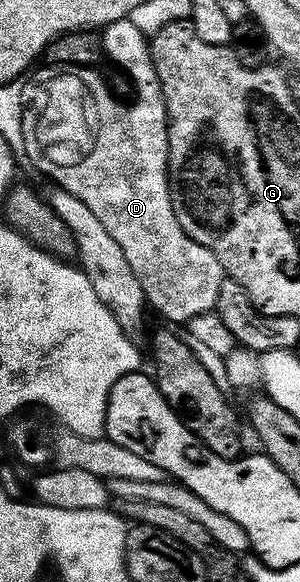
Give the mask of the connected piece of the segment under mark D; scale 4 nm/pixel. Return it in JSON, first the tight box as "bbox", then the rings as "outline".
{"bbox":[22,17,226,324],"outline":[[[129,17],[119,18],[108,26],[103,27],[102,50],[107,58],[109,56],[116,65],[123,69],[121,70],[123,77],[127,78],[130,83],[130,99],[132,98],[132,103],[127,106],[124,100],[121,100],[113,93],[109,83],[107,86],[100,79],[99,69],[91,66],[44,64],[44,67],[32,79],[27,80],[24,87],[24,123],[22,124],[22,132],[24,133],[26,152],[29,153],[32,165],[37,171],[40,169],[46,177],[53,178],[56,181],[53,183],[59,189],[70,192],[70,196],[78,196],[78,200],[82,200],[82,204],[86,204],[86,208],[90,208],[90,212],[94,212],[94,216],[98,216],[98,221],[106,227],[106,232],[110,232],[111,238],[118,243],[118,248],[122,248],[122,253],[126,255],[126,261],[130,263],[130,268],[134,268],[134,276],[138,276],[138,284],[142,284],[147,305],[151,309],[153,306],[162,317],[169,318],[172,322],[187,324],[192,318],[200,314],[215,311],[216,301],[218,300],[218,288],[222,288],[222,284],[226,281],[226,275],[222,264],[218,264],[214,252],[210,252],[205,246],[195,242],[182,228],[182,224],[178,224],[178,216],[174,212],[174,204],[170,196],[170,188],[168,187],[168,113],[166,112],[166,104],[164,103],[162,88],[158,80],[158,72],[154,68],[149,35],[139,31],[137,25],[132,24]]]}

